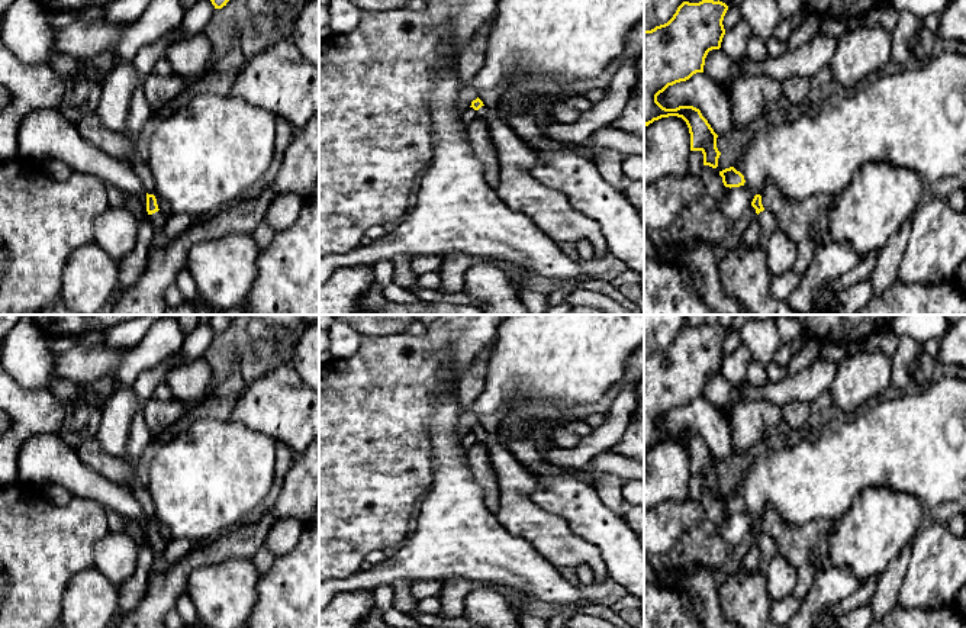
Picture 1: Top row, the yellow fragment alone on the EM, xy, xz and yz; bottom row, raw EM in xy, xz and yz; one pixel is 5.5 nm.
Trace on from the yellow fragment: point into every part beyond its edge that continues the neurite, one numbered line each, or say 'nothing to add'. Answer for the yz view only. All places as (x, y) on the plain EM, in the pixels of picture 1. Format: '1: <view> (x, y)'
1: yz (768, 546)

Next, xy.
1: xy (158, 543)

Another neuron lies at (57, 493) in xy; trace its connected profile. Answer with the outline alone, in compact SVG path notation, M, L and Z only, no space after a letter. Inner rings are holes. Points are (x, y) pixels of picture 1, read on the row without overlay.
M45 483L42 486L42 493L55 505L65 505L73 493L61 484Z

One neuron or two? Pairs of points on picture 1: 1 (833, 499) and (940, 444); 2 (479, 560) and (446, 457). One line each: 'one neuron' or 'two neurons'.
1: one neuron
2: one neuron

